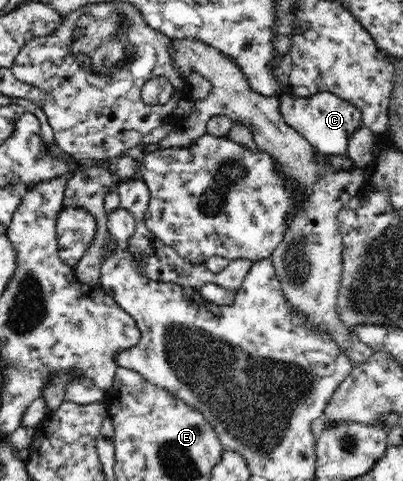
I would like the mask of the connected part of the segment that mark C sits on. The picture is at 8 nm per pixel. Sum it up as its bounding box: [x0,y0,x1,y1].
[278,92,363,155]

